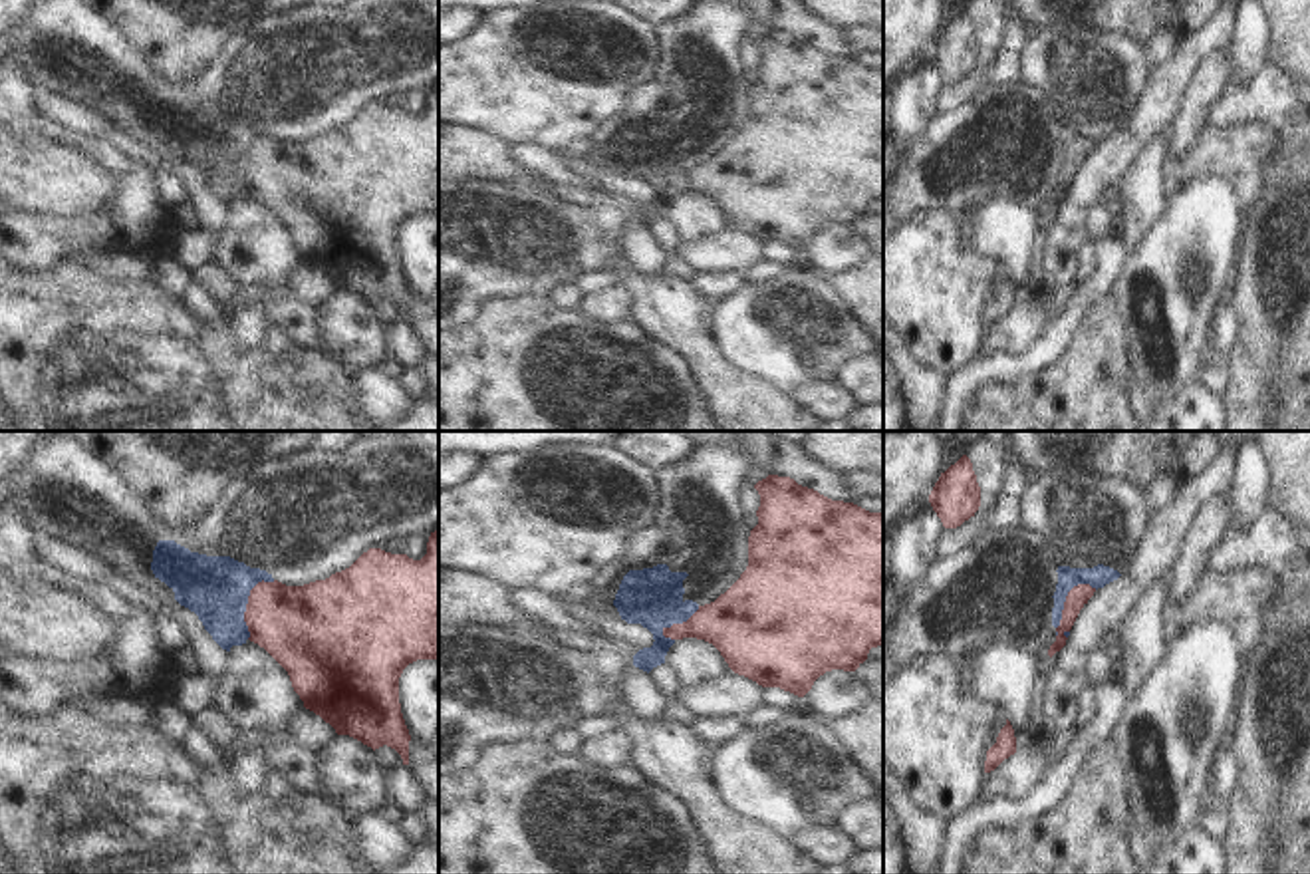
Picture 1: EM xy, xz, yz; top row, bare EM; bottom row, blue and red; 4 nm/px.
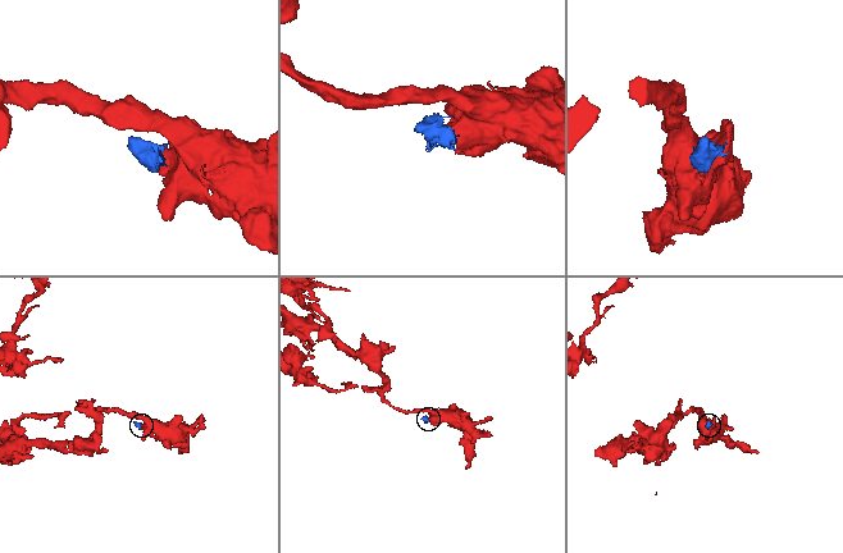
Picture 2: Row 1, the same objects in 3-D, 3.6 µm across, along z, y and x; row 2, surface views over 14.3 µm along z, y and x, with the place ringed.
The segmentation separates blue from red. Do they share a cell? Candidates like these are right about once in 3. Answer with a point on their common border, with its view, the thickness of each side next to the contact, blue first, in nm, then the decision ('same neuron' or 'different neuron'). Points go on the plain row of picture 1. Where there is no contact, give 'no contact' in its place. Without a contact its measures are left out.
contact xy (247, 157); calibres 260 and 340 nm; different neuron

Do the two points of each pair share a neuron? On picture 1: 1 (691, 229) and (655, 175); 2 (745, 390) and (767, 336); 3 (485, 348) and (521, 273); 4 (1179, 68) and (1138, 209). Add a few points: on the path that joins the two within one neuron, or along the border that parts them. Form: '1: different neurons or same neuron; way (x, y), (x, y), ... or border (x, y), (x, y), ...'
1: different neurons; border (675, 195), (663, 217)
2: different neurons; border (719, 340), (725, 354), (737, 366), (792, 394)
3: different neurons; border (526, 291), (509, 296)
4: different neurons; border (1168, 134), (1160, 136), (1128, 171)

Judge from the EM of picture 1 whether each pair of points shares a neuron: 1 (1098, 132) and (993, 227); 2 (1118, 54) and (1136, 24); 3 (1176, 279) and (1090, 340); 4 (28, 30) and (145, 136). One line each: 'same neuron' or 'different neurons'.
1: different neurons
2: different neurons
3: different neurons
4: same neuron

